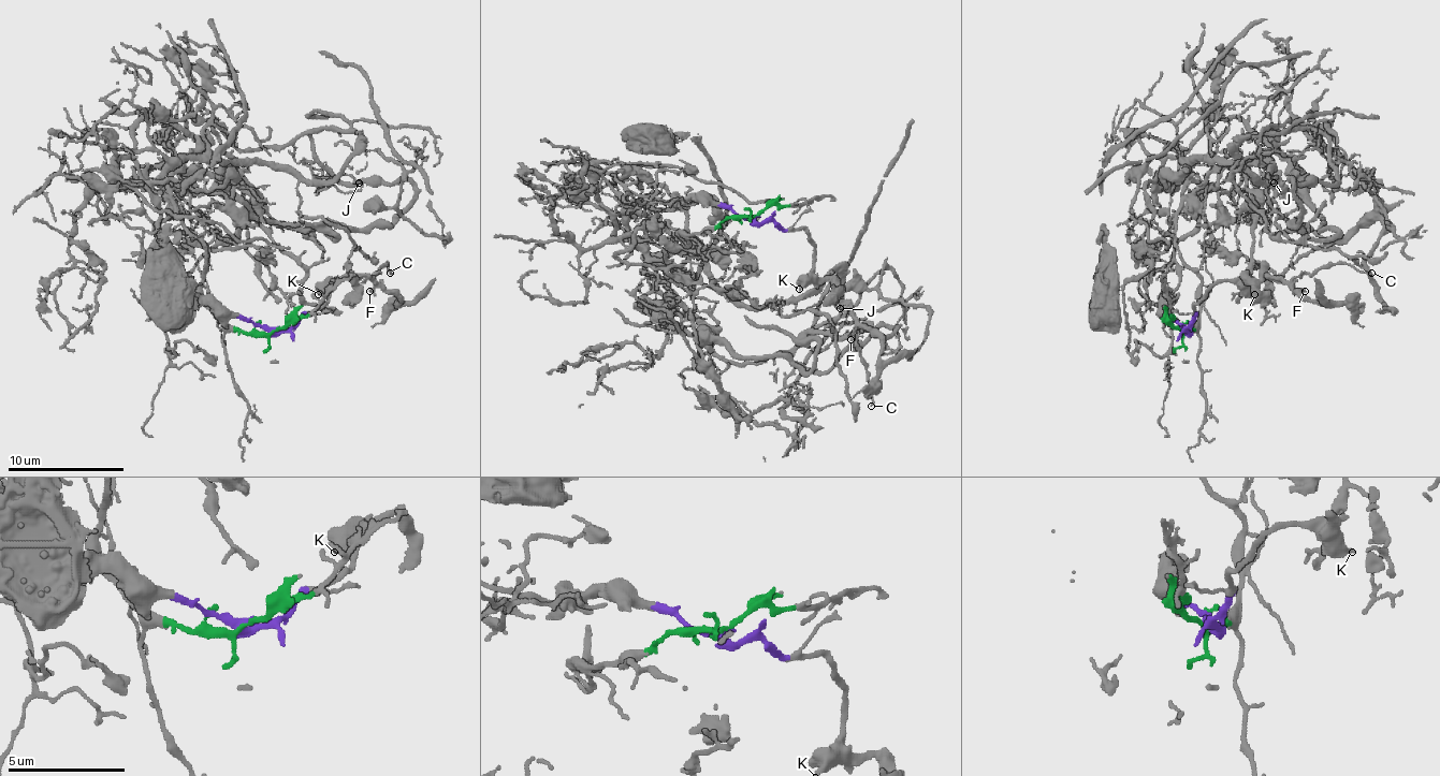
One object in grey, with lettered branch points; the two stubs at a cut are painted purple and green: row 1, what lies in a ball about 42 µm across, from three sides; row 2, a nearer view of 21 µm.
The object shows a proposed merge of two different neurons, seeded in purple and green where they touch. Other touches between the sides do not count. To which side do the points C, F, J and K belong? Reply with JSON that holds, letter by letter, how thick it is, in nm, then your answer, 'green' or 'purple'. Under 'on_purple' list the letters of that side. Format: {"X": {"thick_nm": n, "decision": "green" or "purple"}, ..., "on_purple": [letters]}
{"C": {"thick_nm": 120, "decision": "purple"}, "F": {"thick_nm": 130, "decision": "purple"}, "J": {"thick_nm": 160, "decision": "green"}, "K": {"thick_nm": 440, "decision": "purple"}, "on_purple": ["C", "F", "K"]}

